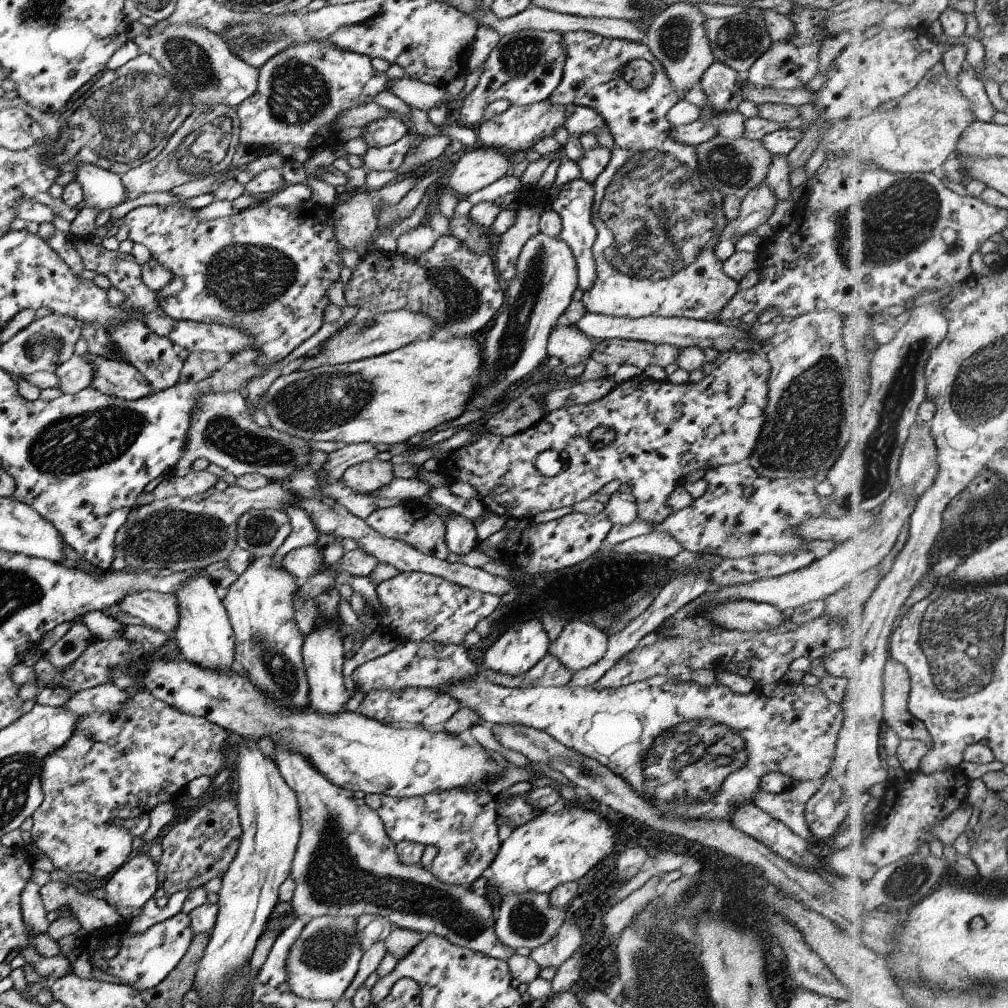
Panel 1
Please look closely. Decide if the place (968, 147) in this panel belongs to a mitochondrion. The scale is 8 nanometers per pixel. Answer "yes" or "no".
no

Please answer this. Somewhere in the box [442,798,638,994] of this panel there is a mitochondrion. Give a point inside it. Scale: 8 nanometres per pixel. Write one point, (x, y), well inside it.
(527, 921)

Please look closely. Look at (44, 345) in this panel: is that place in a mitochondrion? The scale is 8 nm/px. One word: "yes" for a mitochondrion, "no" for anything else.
yes

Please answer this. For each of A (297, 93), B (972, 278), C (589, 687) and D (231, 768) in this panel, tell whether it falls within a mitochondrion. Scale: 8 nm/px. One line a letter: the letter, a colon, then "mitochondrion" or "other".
A: mitochondrion
B: other
C: other
D: other

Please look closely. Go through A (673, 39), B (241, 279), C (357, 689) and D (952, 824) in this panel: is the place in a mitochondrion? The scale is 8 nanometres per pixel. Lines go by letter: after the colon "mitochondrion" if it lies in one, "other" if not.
A: mitochondrion
B: mitochondrion
C: other
D: other

